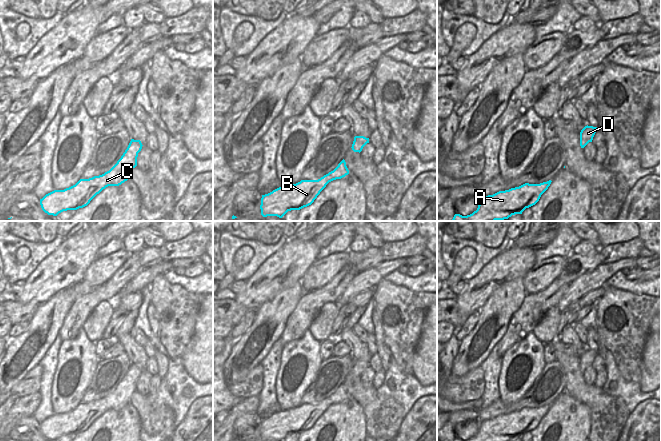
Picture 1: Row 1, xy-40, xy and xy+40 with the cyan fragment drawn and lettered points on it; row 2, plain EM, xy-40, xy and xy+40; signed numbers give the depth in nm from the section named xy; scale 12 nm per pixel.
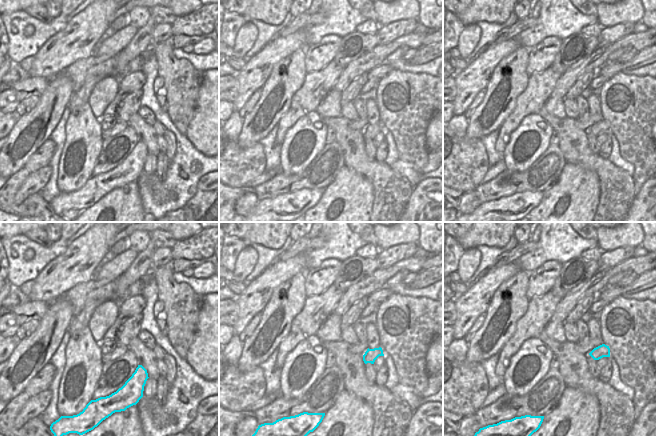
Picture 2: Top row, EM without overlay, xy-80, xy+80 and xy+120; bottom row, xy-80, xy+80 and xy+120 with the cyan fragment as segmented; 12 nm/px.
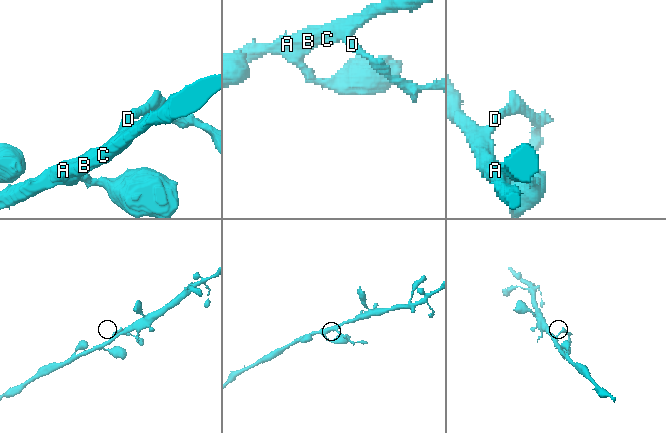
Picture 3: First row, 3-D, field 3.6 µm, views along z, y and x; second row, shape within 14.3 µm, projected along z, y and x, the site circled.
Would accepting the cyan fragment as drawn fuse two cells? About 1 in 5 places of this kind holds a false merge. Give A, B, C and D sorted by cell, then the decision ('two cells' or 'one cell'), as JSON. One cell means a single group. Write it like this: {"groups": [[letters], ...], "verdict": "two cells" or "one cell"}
{"groups": [["A", "B", "C", "D"]], "verdict": "one cell"}

